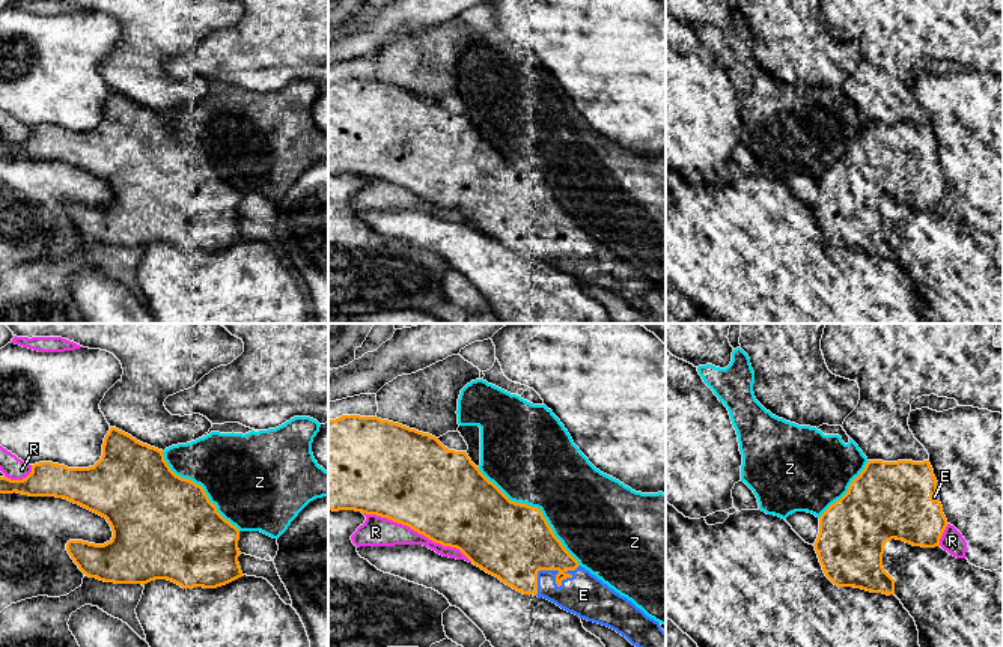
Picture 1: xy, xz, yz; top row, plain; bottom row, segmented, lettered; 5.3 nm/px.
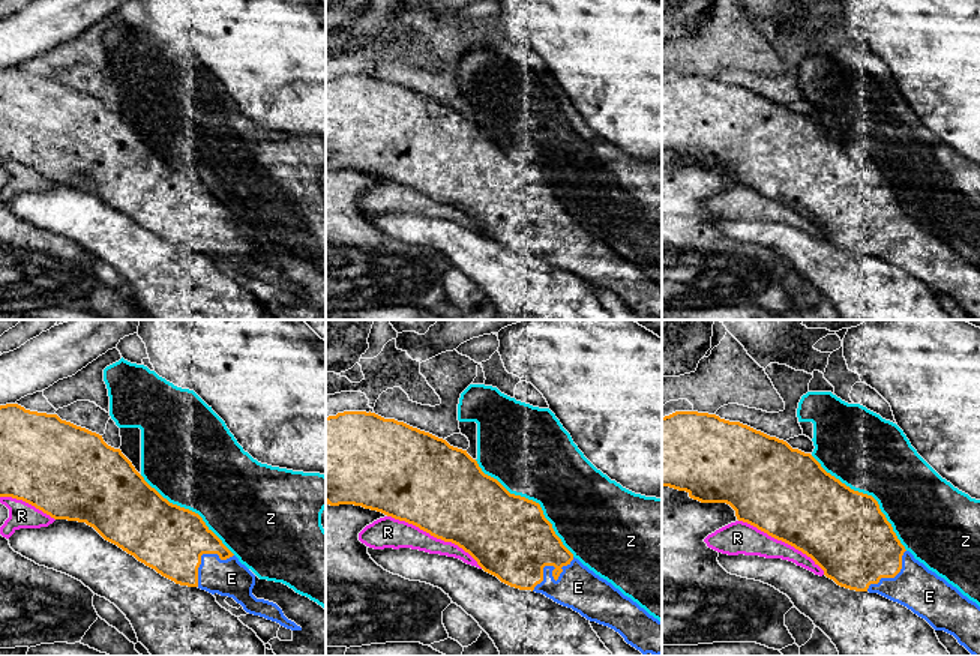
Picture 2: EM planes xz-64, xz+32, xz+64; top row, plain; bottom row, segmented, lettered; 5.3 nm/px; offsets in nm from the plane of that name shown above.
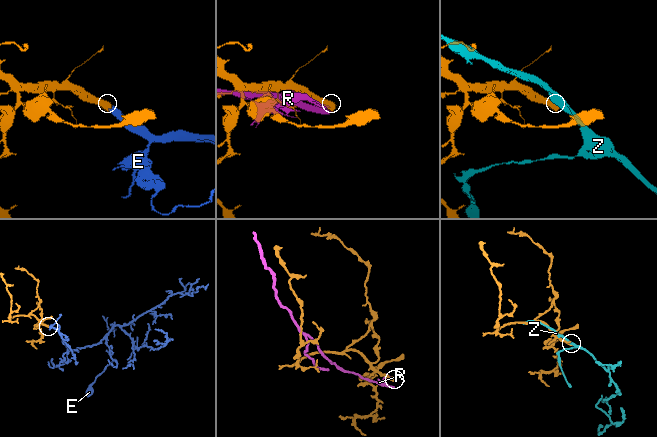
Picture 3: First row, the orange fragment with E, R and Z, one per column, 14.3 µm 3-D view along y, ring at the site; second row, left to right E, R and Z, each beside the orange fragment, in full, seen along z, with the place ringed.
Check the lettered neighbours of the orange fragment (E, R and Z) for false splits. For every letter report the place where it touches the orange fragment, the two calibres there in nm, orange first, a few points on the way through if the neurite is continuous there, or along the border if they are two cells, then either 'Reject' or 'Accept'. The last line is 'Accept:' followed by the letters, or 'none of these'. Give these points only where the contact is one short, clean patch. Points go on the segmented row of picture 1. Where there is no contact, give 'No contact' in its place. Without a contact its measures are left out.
E: Touches orange at xz (556, 569). Thickness 380 nm (orange) against 220 nm. Accept
R: Touches orange at xz (417, 531). Thickness 480 nm (orange) against 160 nm. Reject
Z: Touches orange at xz (535, 507). Thickness 420 nm (orange) against 480 nm. Reject
Accept: E

